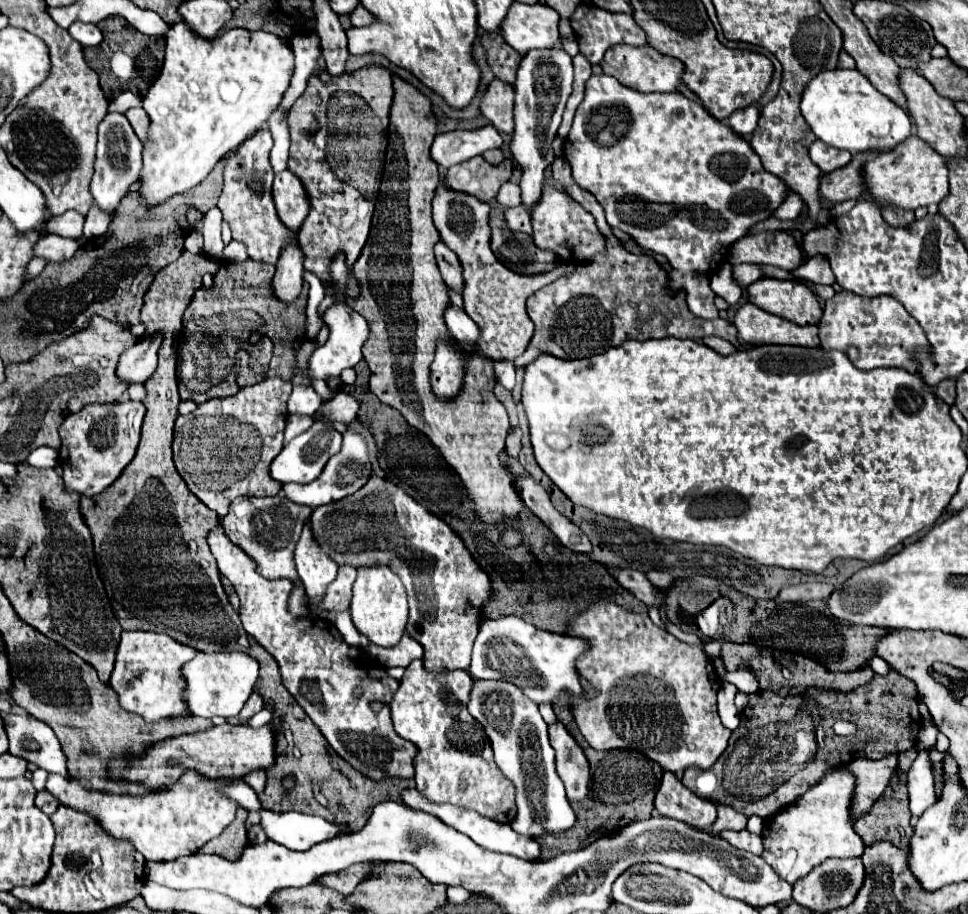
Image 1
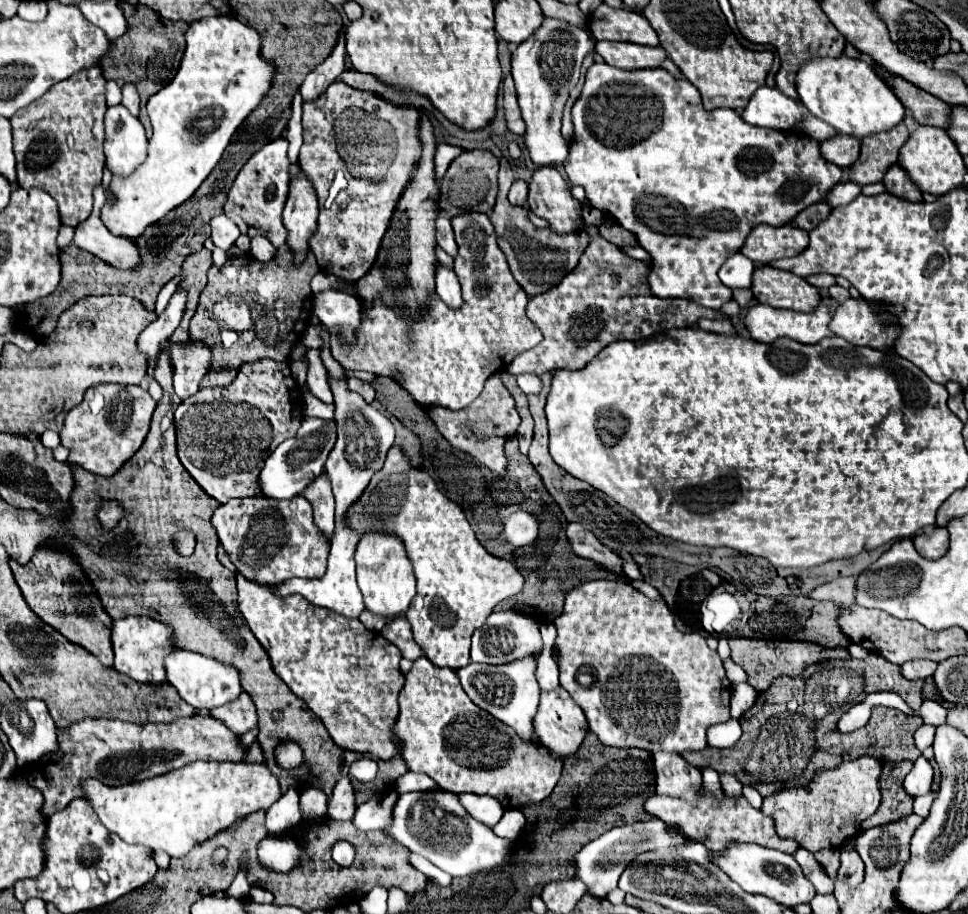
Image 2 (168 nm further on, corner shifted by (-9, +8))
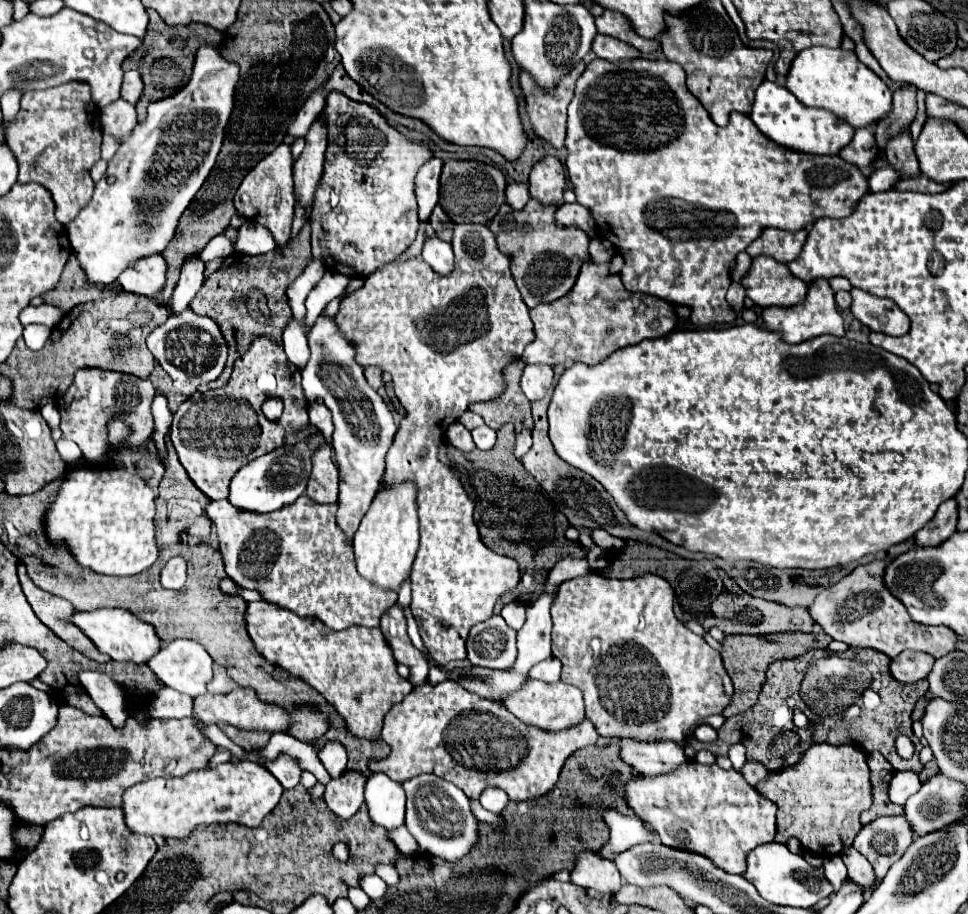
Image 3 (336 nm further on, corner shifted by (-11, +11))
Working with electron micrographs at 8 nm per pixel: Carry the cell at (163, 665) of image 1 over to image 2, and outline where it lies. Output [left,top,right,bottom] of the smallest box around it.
[111,617,175,683]

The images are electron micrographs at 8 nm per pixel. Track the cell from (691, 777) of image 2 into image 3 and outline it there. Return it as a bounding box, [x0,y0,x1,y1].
[621,742,689,776]

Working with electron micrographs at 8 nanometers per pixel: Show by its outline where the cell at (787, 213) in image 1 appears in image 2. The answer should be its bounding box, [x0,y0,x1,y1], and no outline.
[827,183,861,207]

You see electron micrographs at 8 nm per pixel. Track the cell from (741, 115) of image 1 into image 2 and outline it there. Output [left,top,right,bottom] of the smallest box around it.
[743,85,837,141]

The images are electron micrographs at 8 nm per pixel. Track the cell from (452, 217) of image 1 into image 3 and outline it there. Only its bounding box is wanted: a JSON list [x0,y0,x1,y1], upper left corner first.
[335,224,535,666]

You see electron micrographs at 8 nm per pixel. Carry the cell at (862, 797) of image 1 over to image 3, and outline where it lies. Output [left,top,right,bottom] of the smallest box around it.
[757,744,873,858]

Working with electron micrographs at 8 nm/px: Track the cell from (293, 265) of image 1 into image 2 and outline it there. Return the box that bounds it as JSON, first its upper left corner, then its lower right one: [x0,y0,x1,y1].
[283,169,317,263]

